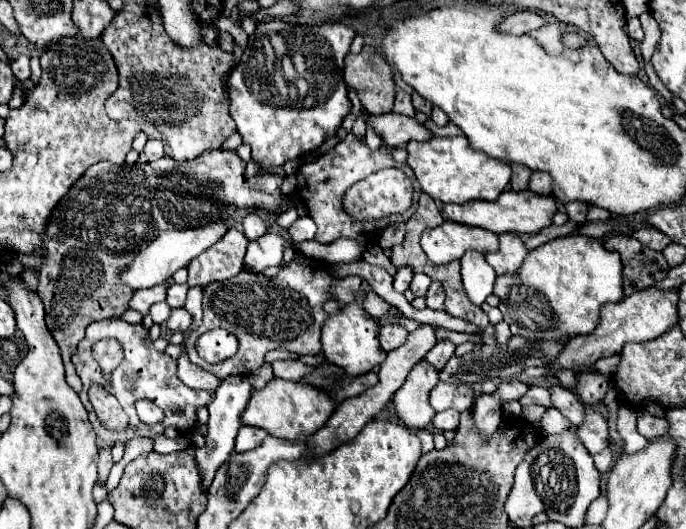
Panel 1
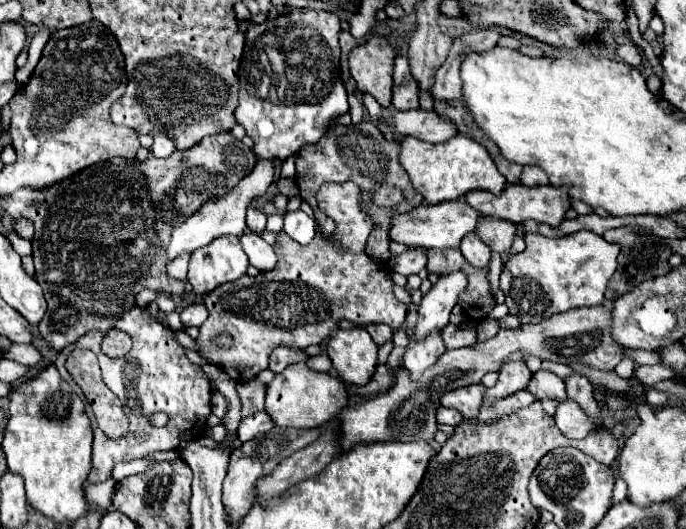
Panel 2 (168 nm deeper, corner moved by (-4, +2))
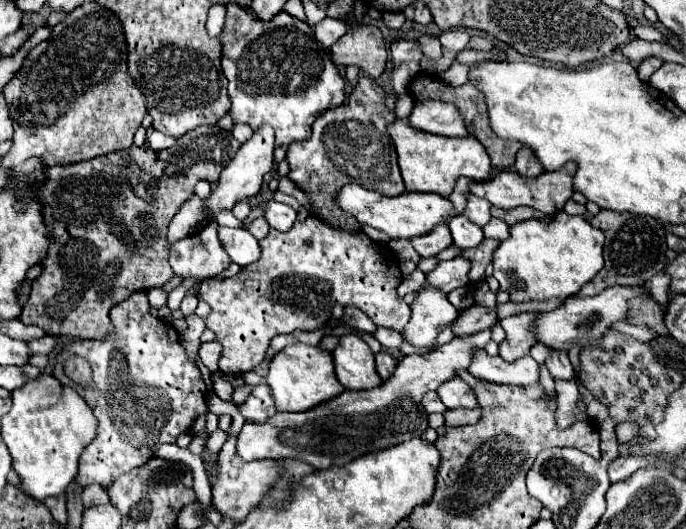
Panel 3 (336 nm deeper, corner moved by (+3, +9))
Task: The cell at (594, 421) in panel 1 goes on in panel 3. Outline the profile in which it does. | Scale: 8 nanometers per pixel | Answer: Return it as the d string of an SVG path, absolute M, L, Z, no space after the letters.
M550 347L550 357L546 357L544 363L554 379L574 379L574 367L566 351L558 351Z

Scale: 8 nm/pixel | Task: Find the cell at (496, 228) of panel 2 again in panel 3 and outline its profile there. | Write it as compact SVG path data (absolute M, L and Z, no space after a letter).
M466 193L466 201L468 203L466 203L466 209L464 209L464 215L472 223L484 227L492 219L492 215L490 215L490 203L486 199L480 199L480 197L470 195L470 193Z

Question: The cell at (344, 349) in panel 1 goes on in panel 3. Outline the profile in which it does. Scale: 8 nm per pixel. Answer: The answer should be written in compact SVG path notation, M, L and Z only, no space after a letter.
M358 335L340 337L332 355L338 381L346 389L372 389L382 385L380 375L376 375L374 355Z

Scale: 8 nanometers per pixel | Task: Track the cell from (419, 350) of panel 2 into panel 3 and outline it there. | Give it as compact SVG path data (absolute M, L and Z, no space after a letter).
M436 287L418 291L412 307L412 317L406 325L404 339L416 347L432 347L436 335L458 317L456 307Z

